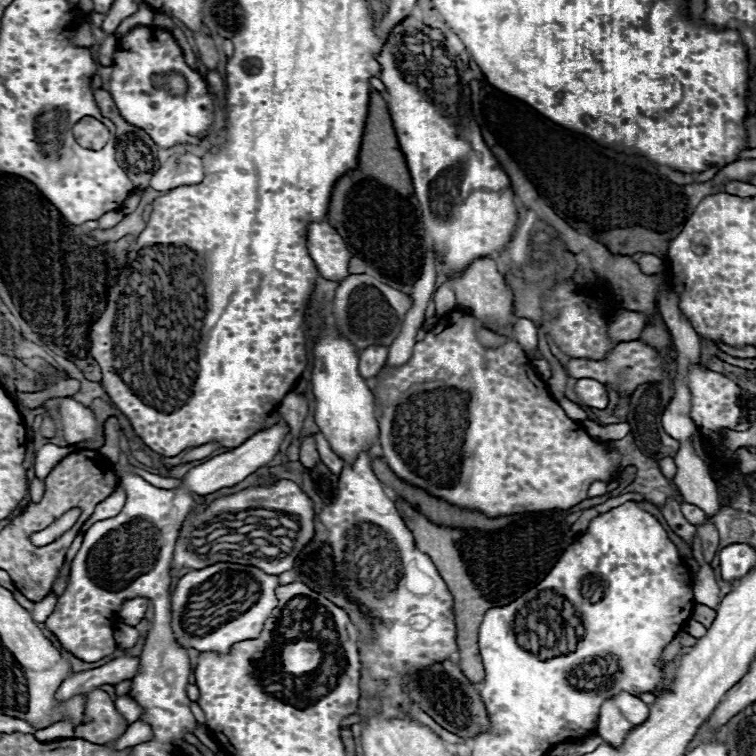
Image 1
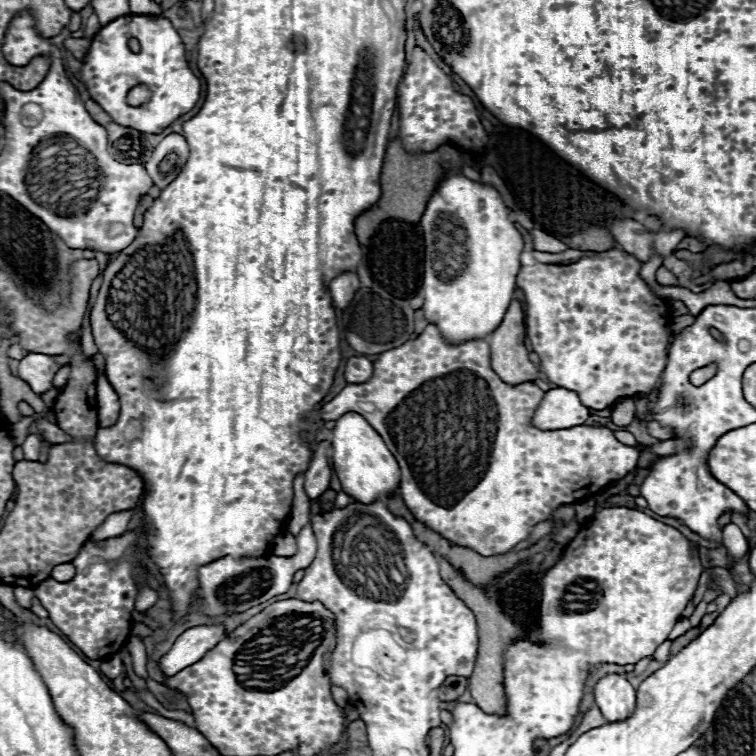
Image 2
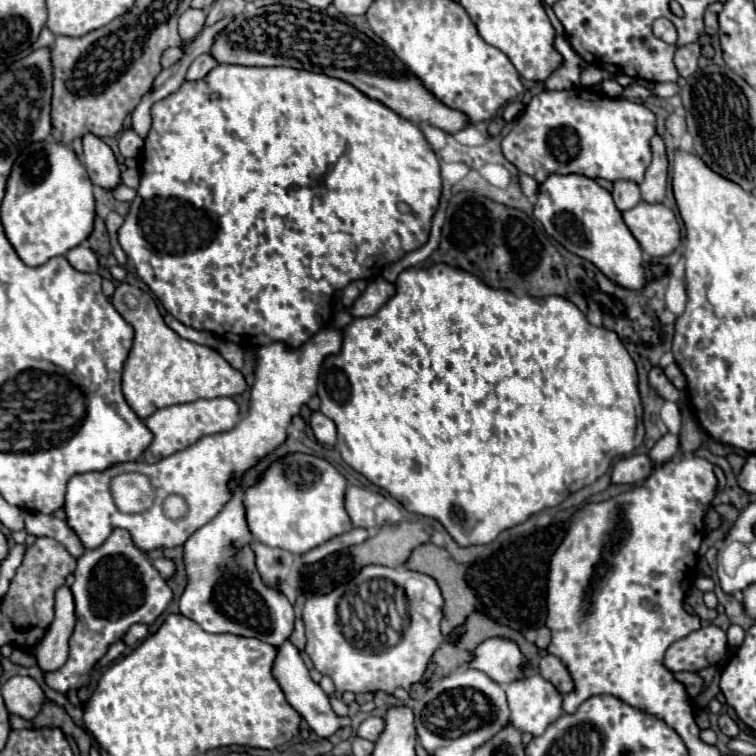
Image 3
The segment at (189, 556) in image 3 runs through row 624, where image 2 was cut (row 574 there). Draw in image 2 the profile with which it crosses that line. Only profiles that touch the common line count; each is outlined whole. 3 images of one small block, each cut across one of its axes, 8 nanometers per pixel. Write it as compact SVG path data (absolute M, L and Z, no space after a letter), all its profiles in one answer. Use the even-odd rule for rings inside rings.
M310 512L308 524L296 536L298 552L290 558L282 558L282 556L240 558L240 560L222 558L222 560L202 566L200 568L200 602L198 602L200 612L208 614L208 616L236 614L236 612L244 612L256 604L262 604L278 594L288 592L288 588L292 586L294 572L308 568L316 556L316 538L312 532L312 518L314 518L314 514Z

